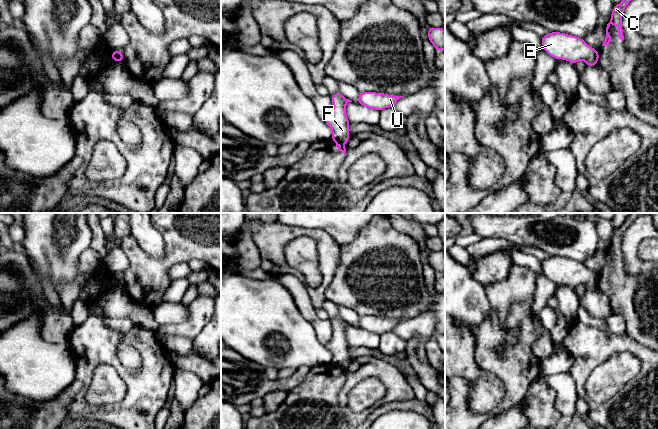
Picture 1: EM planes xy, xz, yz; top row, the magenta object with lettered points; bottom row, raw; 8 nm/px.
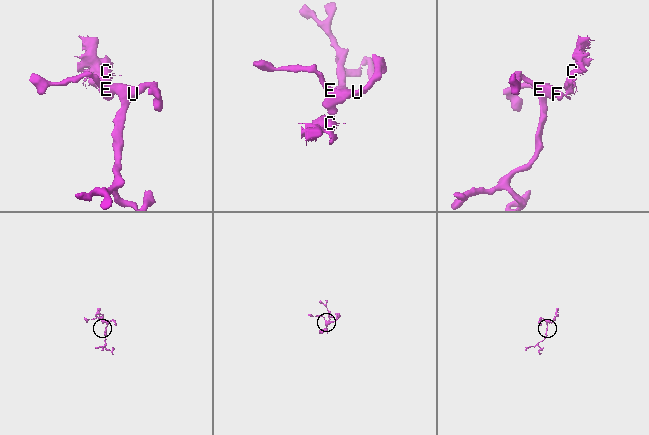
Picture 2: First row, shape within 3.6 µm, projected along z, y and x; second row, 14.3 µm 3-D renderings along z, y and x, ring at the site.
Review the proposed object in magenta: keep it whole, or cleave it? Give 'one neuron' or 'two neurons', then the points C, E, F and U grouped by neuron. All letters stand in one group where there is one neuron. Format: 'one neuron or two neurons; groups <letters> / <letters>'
two neurons; groups C / E F U

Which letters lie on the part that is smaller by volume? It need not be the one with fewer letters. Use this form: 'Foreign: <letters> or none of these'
Foreign: C

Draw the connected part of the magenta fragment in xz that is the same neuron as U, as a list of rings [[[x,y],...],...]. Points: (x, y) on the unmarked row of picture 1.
[[[367,315],[359,317],[358,328],[381,335],[387,331],[393,331],[401,321],[403,320],[393,320],[385,317]]]

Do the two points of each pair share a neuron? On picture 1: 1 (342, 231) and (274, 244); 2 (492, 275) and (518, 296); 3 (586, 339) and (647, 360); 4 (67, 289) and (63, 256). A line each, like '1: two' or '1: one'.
1: two
2: two
3: one
4: two

